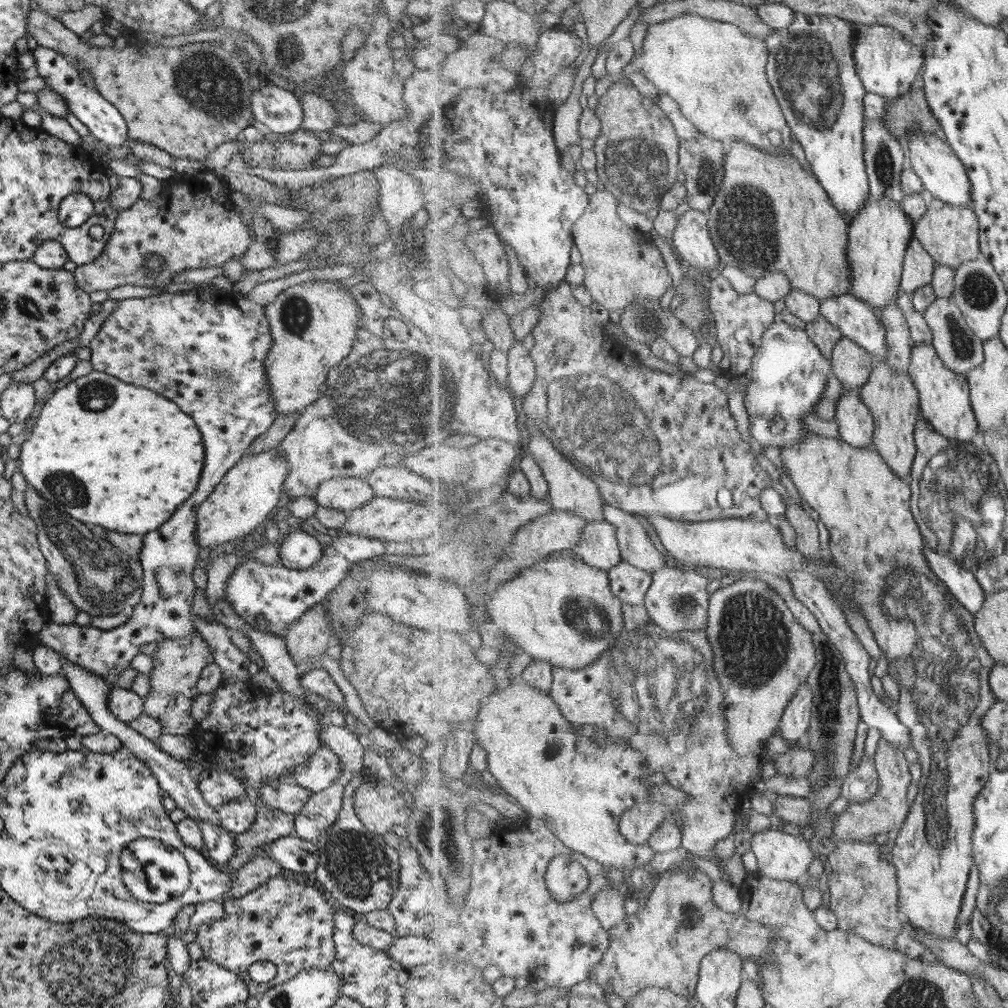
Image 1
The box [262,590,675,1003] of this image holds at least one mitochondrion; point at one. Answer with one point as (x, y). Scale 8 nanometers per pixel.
(359, 867)

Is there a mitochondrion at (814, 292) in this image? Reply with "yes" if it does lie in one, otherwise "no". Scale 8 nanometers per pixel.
no

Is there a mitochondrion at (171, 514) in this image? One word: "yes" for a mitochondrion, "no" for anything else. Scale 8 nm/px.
no

